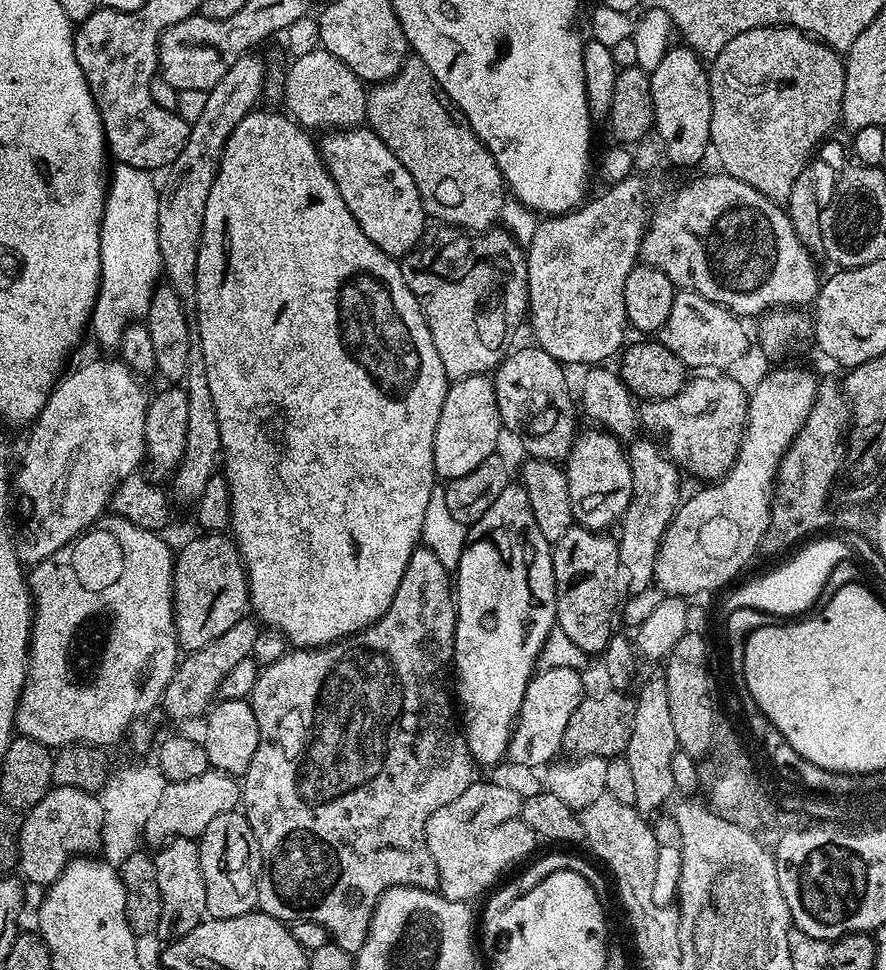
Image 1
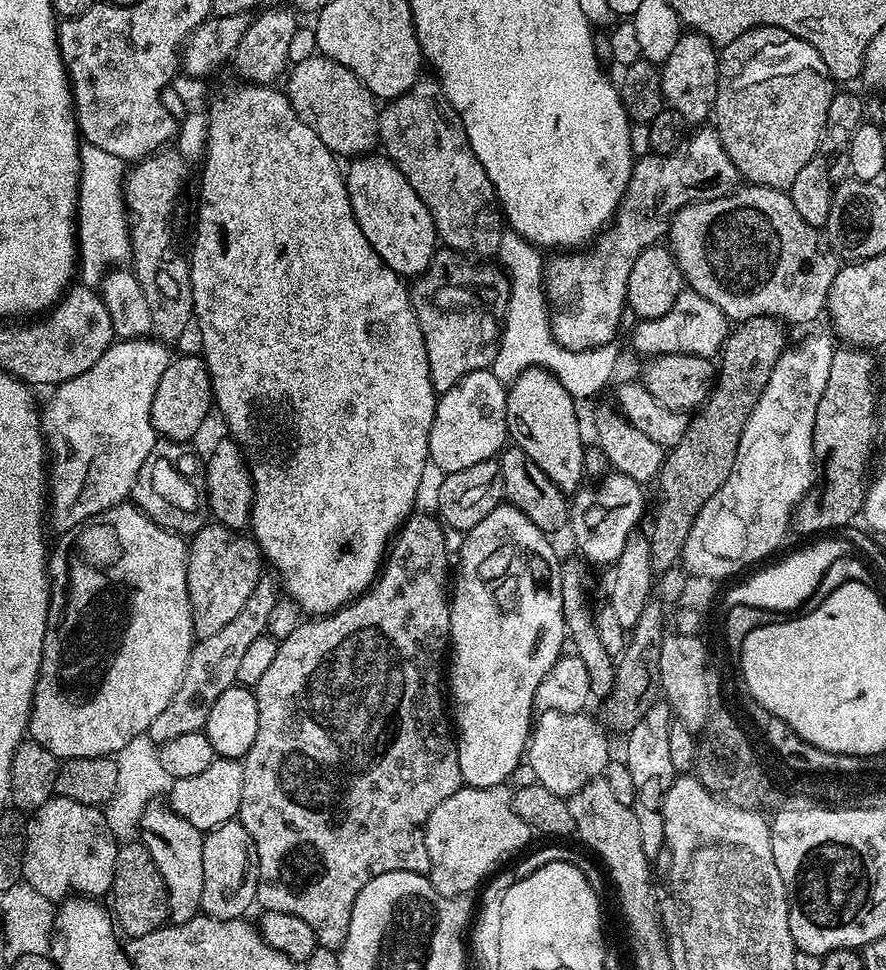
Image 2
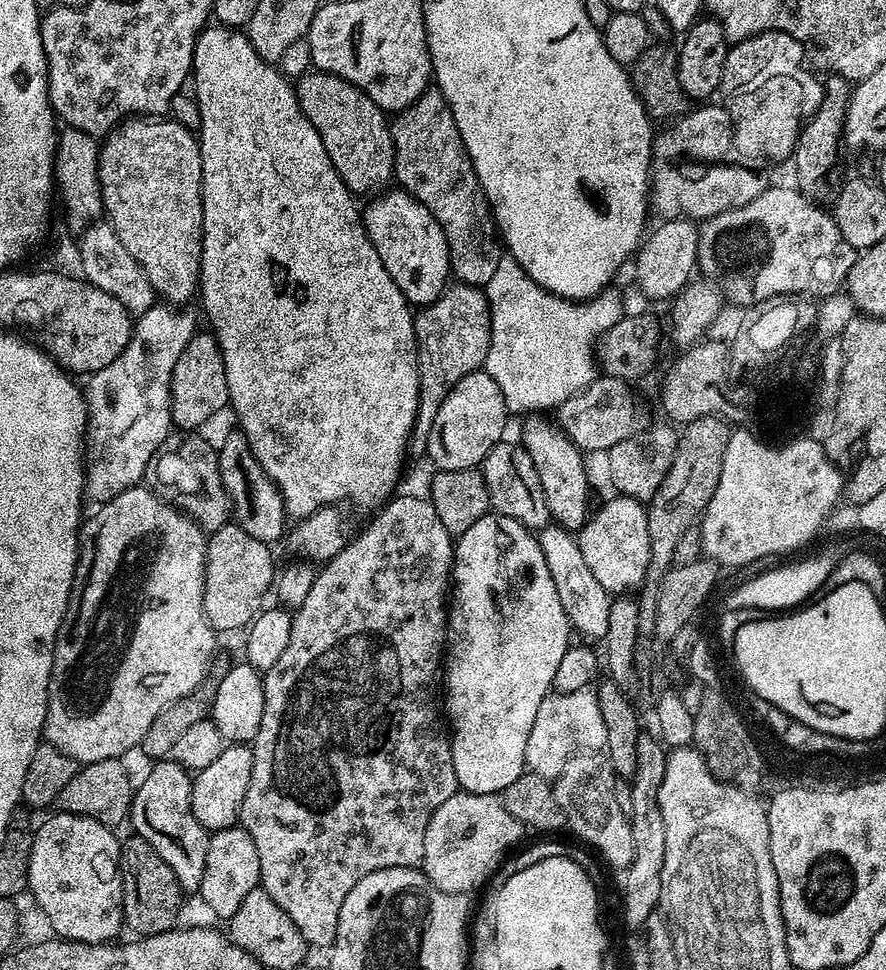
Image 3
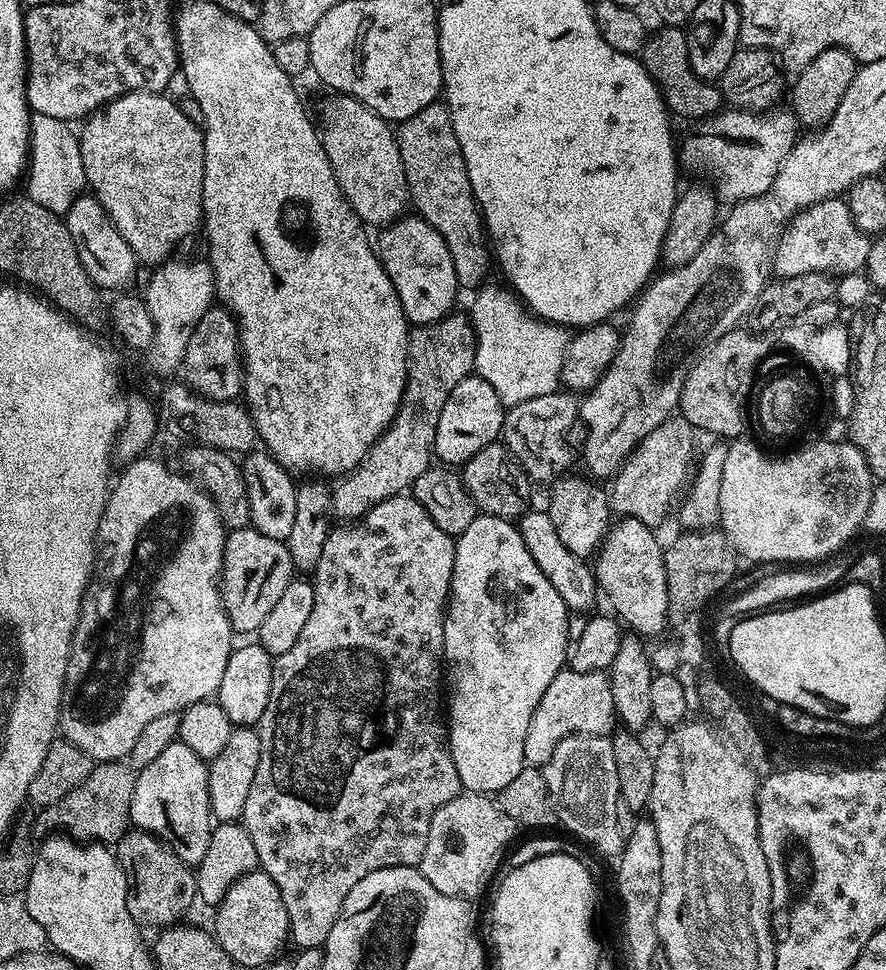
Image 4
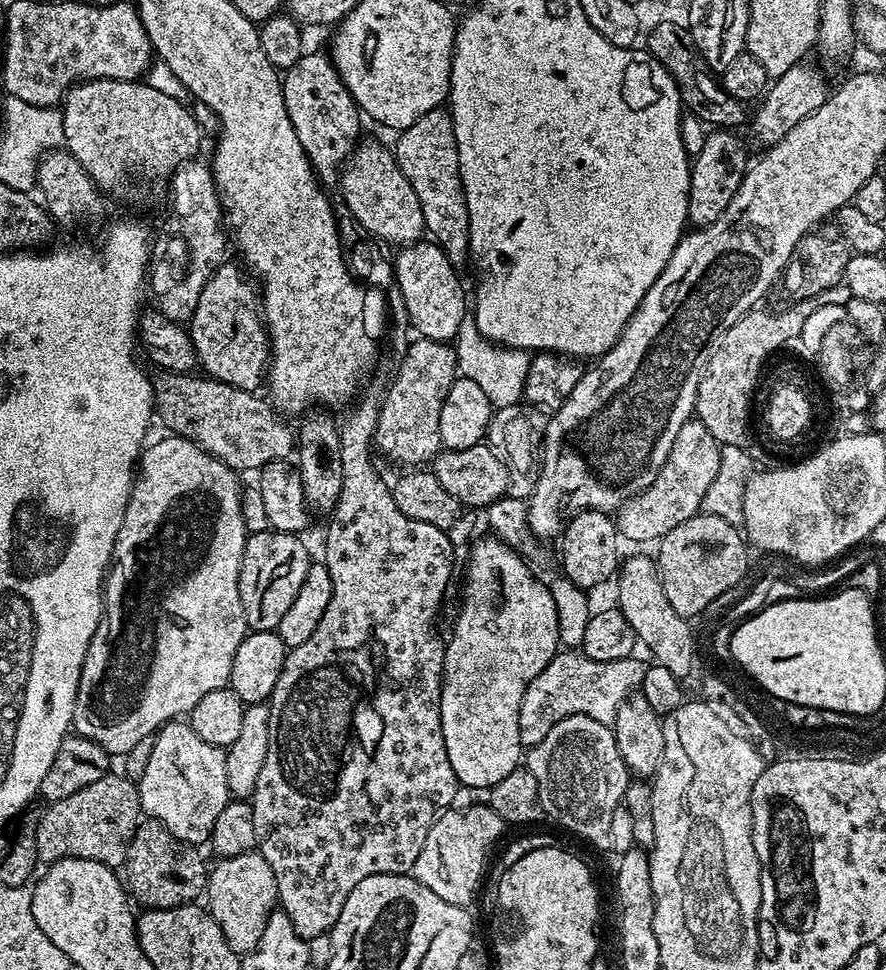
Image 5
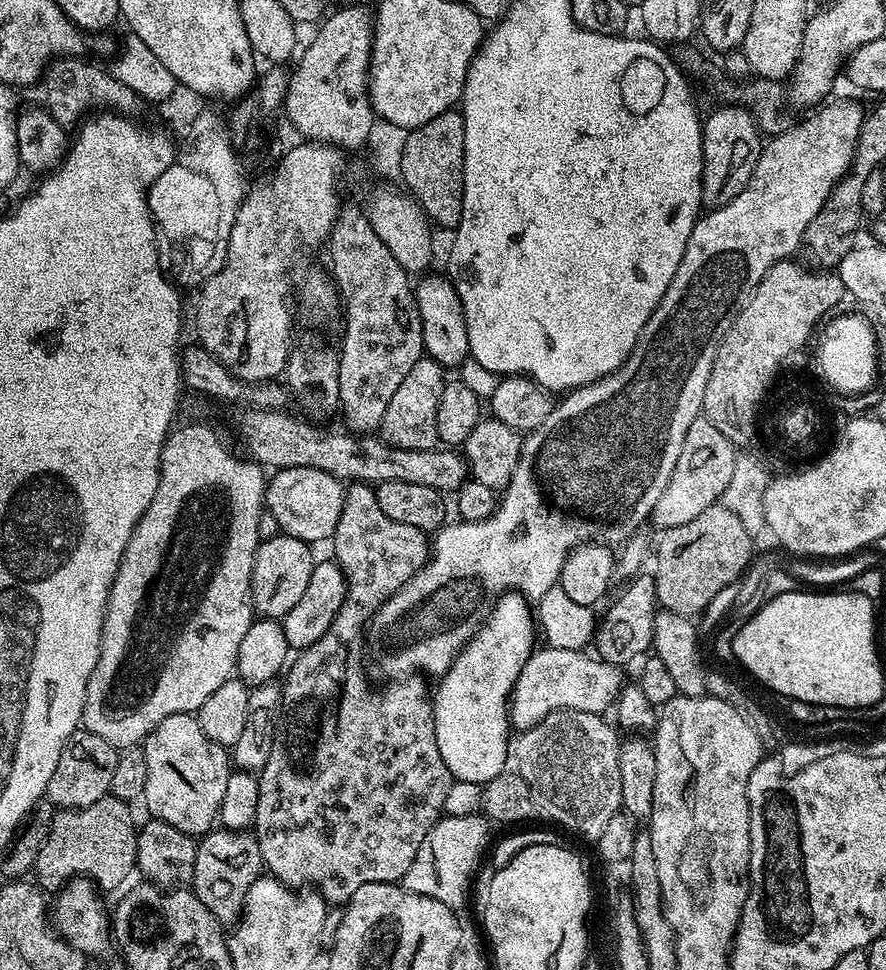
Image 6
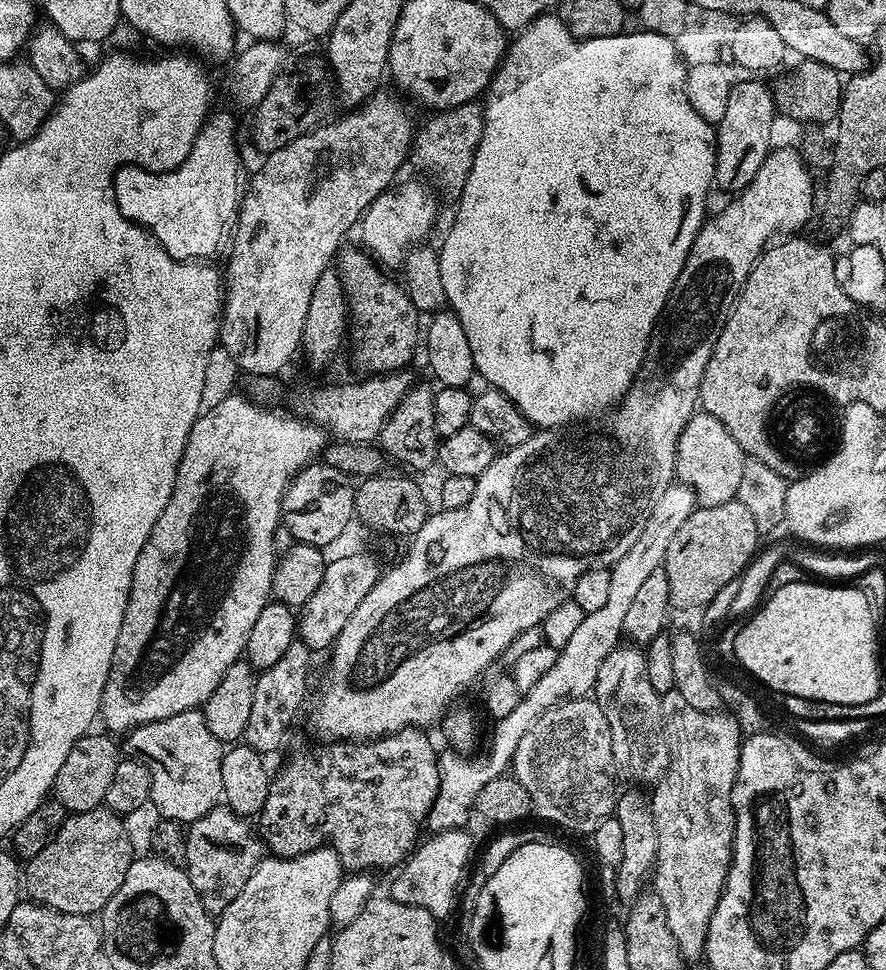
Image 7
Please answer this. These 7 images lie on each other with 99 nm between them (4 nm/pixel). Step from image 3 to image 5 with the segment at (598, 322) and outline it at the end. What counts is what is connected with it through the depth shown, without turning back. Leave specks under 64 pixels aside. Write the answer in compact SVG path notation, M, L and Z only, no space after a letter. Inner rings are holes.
M470 314L464 316L459 326L459 334L455 338L454 347L459 375L463 379L477 383L485 391L486 398L489 398L495 409L505 408L521 401L532 359L525 349L506 348L487 341L476 327L475 317Z

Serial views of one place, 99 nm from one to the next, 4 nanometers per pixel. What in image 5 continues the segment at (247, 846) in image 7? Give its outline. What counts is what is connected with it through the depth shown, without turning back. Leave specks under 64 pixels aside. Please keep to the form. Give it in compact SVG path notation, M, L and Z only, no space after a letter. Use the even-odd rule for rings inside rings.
M259 850L226 856L215 861L209 869L204 900L211 916L217 922L230 946L237 954L252 952L262 938L268 916L278 904L278 882L270 862Z

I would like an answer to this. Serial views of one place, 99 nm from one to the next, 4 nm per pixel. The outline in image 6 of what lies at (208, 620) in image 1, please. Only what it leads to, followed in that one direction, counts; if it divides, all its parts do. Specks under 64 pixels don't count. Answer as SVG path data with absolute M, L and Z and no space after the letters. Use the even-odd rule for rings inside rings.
M279 534L261 541L256 548L255 566L252 568L252 604L259 617L282 620L302 598L316 561L312 552L311 545L293 536Z

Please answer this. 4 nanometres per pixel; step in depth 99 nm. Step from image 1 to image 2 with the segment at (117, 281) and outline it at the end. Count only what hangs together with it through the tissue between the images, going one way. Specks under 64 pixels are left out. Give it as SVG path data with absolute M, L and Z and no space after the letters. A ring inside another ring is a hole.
M81 143L80 145L80 186L76 189L76 211L78 213L78 252L84 256L96 268L104 268L107 264L111 266L124 266L129 263L132 254L132 230L130 227L130 217L128 214L128 203L124 201L124 178L126 175L126 161L110 154L107 150L98 150L98 146Z

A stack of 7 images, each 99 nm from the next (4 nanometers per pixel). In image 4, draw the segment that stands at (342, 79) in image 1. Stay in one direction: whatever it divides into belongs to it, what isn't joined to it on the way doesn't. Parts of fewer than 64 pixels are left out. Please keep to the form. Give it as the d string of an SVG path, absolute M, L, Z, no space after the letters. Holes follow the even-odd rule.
M332 94L329 97L324 104L322 139L342 194L365 225L393 224L405 215L410 204L408 179L393 125L352 96Z

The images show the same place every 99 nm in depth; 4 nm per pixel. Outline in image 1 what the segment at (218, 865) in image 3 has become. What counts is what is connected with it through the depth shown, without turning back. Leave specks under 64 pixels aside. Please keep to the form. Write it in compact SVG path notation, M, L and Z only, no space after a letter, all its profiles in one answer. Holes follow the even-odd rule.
M233 810L210 818L210 826L198 838L202 878L206 882L207 915L213 920L237 918L257 907L256 877L260 875L260 847L250 822Z

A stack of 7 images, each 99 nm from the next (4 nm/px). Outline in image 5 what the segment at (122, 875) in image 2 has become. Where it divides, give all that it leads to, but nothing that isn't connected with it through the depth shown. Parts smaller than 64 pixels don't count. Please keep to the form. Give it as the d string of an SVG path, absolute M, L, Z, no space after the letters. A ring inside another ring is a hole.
M155 822L140 823L122 865L131 899L137 905L144 904L140 906L145 909L177 908L199 901L205 895L210 869L208 864L204 865L204 856L200 852L203 851L197 845L174 838L166 826Z

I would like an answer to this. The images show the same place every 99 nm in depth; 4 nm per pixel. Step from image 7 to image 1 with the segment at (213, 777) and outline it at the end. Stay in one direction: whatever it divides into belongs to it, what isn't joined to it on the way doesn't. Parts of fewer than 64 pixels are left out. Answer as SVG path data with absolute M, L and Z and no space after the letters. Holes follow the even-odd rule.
M195 839L169 840L157 852L160 853L155 853L154 859L158 870L158 890L162 894L162 918L158 918L155 935L161 936L164 942L171 942L190 934L190 930L205 919L208 910L206 882L202 878L200 846Z

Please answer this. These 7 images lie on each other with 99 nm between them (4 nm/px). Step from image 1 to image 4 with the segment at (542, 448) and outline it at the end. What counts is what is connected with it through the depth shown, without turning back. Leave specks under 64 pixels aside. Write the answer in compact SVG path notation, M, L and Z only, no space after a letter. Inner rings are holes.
M564 474L551 485L553 486L552 501L546 505L546 511L554 522L554 530L558 530L558 538L562 538L563 544L566 545L566 550L570 550L570 554L575 556L592 558L600 551L600 546L604 543L608 529L613 523L614 513L609 493L605 489L603 492L600 489L603 487L599 483L583 475L580 476Z

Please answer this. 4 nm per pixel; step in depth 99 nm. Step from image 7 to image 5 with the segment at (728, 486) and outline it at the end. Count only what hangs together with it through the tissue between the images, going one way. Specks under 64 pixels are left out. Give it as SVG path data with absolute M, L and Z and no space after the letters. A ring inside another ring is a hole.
M690 419L678 430L678 438L670 450L670 458L666 458L666 466L654 478L654 482L644 492L632 497L615 513L614 523L617 533L636 544L644 544L647 540L658 542L674 526L682 526L686 518L697 515L702 509L702 498L706 498L706 490L710 482L714 482L714 474L718 474L718 458L721 444L702 426L698 419Z

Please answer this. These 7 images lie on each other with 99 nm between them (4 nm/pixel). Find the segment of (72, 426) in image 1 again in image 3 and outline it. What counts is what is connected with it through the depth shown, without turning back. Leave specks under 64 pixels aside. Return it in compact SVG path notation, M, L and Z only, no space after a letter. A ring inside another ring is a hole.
M156 302L153 304L152 308L146 310L145 313L142 313L138 316L138 319L135 321L133 330L132 330L132 337L130 338L130 342L126 346L126 350L122 350L122 354L118 354L118 358L114 358L114 362L110 362L110 366L102 366L102 370L98 370L97 372L91 373L87 377L88 380L88 388L86 384L86 399L88 401L88 426L86 429L86 443L84 446L84 495L90 501L93 500L93 505L99 506L104 504L108 500L114 499L118 494L122 494L128 488L137 487L144 480L144 471L146 470L146 466L150 462L150 458L154 455L154 453L158 450L158 446L162 446L162 442L170 433L173 431L174 425L172 423L172 371L174 370L174 362L178 362L178 354L182 354L182 350L186 350L186 342L190 342L190 338L196 335L198 331L198 325L196 325L196 316L192 312L184 312L188 311L185 310L183 307L176 306L172 307L169 306L167 303L164 302Z

